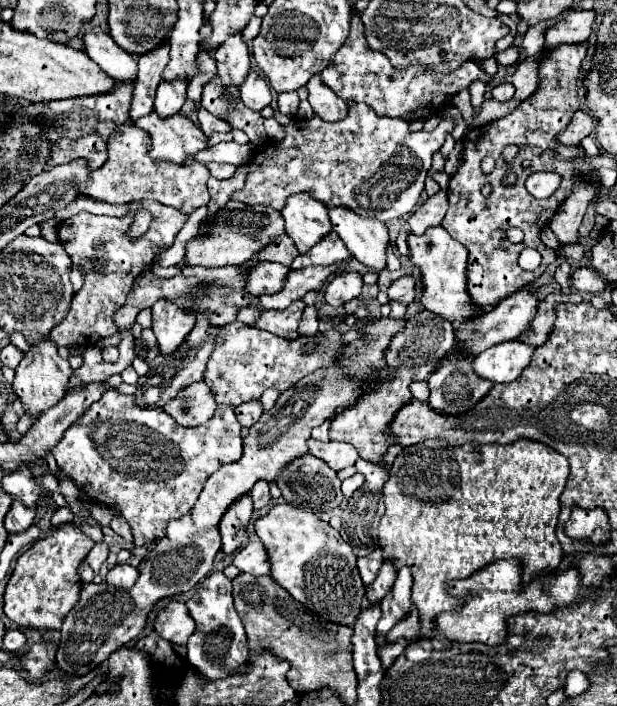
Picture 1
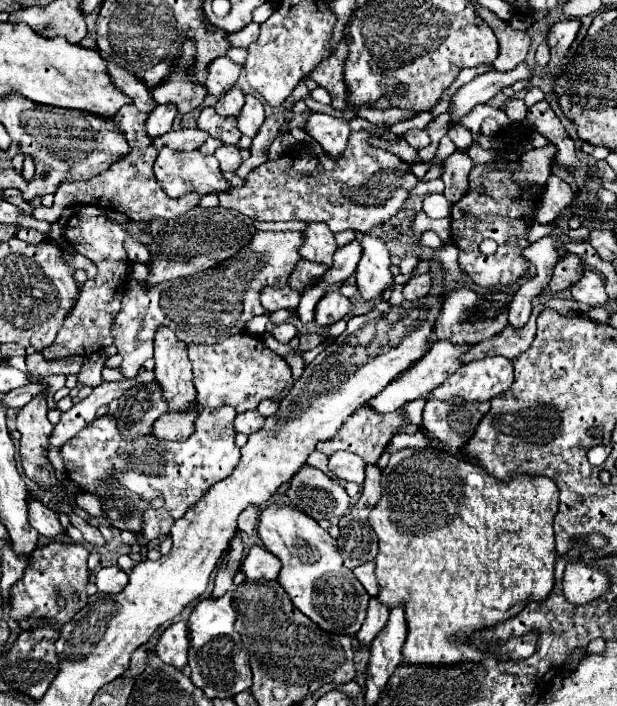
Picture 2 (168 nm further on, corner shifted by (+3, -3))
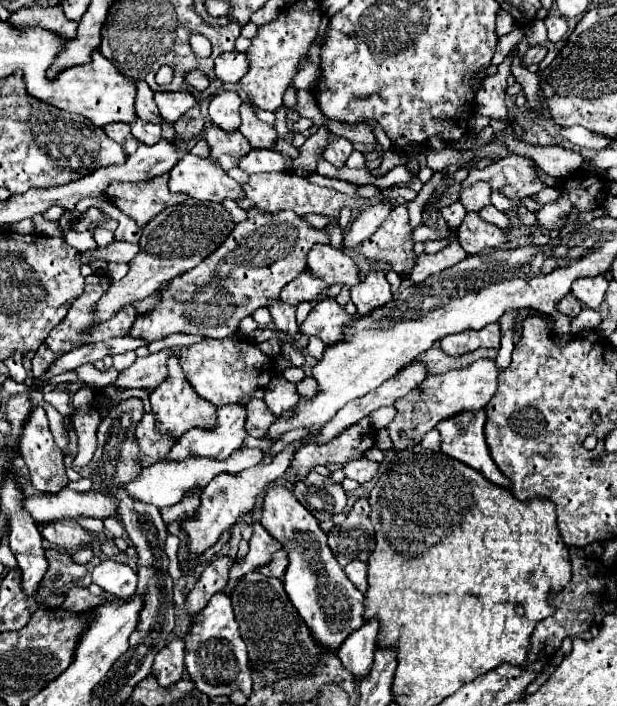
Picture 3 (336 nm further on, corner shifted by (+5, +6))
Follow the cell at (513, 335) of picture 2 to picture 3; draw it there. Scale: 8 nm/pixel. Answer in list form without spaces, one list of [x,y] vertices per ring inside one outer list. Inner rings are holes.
[[[432,346],[430,350],[422,352],[414,362],[424,364],[426,374],[428,374],[428,376],[434,376],[434,374],[444,374],[444,372],[448,372],[448,370],[466,368],[466,366],[470,366],[470,364],[472,364],[474,360],[478,360],[478,358],[490,358],[490,360],[494,360],[494,358],[496,358],[496,350],[478,348],[476,352],[466,354],[466,356],[462,356],[462,358],[450,358],[450,356],[446,356],[438,346]]]

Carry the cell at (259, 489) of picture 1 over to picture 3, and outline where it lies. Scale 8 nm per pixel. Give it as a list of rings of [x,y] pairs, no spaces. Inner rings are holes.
[[[256,522],[252,526],[254,534],[252,534],[252,540],[250,540],[250,550],[248,554],[242,558],[242,560],[234,560],[234,566],[230,568],[230,578],[228,578],[228,584],[224,588],[226,594],[232,594],[232,590],[236,588],[236,584],[248,574],[248,572],[254,572],[262,566],[266,566],[270,560],[272,560],[272,554],[278,552],[282,548],[280,542],[276,542],[276,538],[272,538],[262,526],[260,522]]]

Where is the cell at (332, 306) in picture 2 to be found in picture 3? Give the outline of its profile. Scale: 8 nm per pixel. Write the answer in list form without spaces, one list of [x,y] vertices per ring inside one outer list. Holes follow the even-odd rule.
[[[332,298],[320,300],[304,324],[300,326],[300,332],[308,336],[318,336],[324,346],[332,346],[332,342],[342,342],[344,328],[354,322],[354,316],[350,316],[342,306],[336,304]]]

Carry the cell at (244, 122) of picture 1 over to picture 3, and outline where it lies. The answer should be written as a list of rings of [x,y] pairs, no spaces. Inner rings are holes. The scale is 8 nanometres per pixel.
[[[208,126],[204,132],[204,140],[210,146],[210,160],[218,162],[218,166],[228,172],[230,168],[238,166],[240,158],[246,156],[252,148],[248,146],[246,138],[240,132],[224,132],[216,126]]]

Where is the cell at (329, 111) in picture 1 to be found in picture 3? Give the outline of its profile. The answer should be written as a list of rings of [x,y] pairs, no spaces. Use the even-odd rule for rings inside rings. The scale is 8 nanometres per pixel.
[[[332,136],[334,140],[330,142],[330,146],[324,150],[324,160],[328,160],[332,166],[336,168],[342,168],[348,160],[348,156],[352,154],[352,142],[346,140],[346,138],[340,138],[340,136]]]

